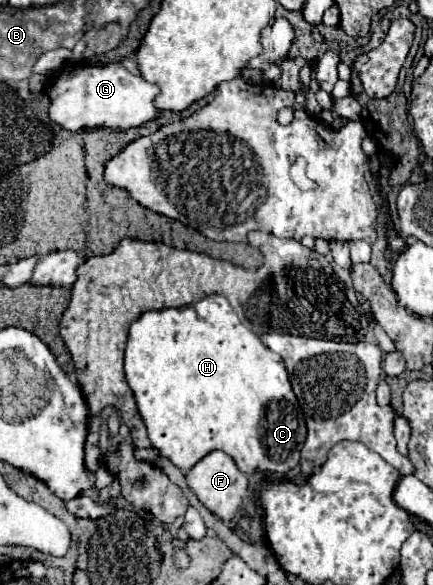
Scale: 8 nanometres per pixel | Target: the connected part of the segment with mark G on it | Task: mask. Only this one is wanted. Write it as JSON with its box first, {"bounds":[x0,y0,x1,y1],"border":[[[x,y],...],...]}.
{"bounds":[46,63,158,131],"border":[[[120,63],[110,65],[78,65],[74,69],[62,69],[54,83],[46,89],[50,99],[48,115],[50,119],[68,131],[110,127],[110,129],[130,129],[144,121],[156,117],[158,109],[154,107],[154,97],[158,87],[146,83],[140,75],[128,73]]]}

